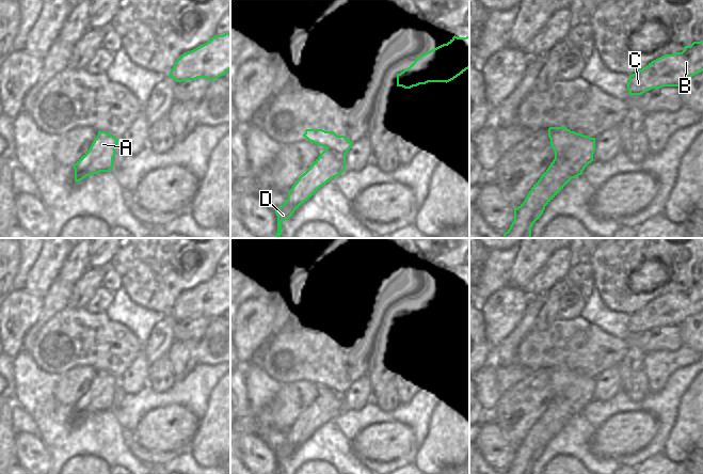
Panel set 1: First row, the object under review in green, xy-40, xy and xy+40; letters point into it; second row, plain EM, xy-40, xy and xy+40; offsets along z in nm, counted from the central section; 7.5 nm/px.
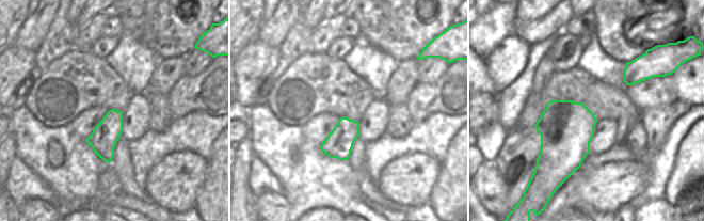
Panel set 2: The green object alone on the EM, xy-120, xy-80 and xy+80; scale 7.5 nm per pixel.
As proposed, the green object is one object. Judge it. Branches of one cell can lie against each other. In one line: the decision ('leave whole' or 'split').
split

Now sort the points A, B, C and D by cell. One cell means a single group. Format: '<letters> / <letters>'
A D / B C

